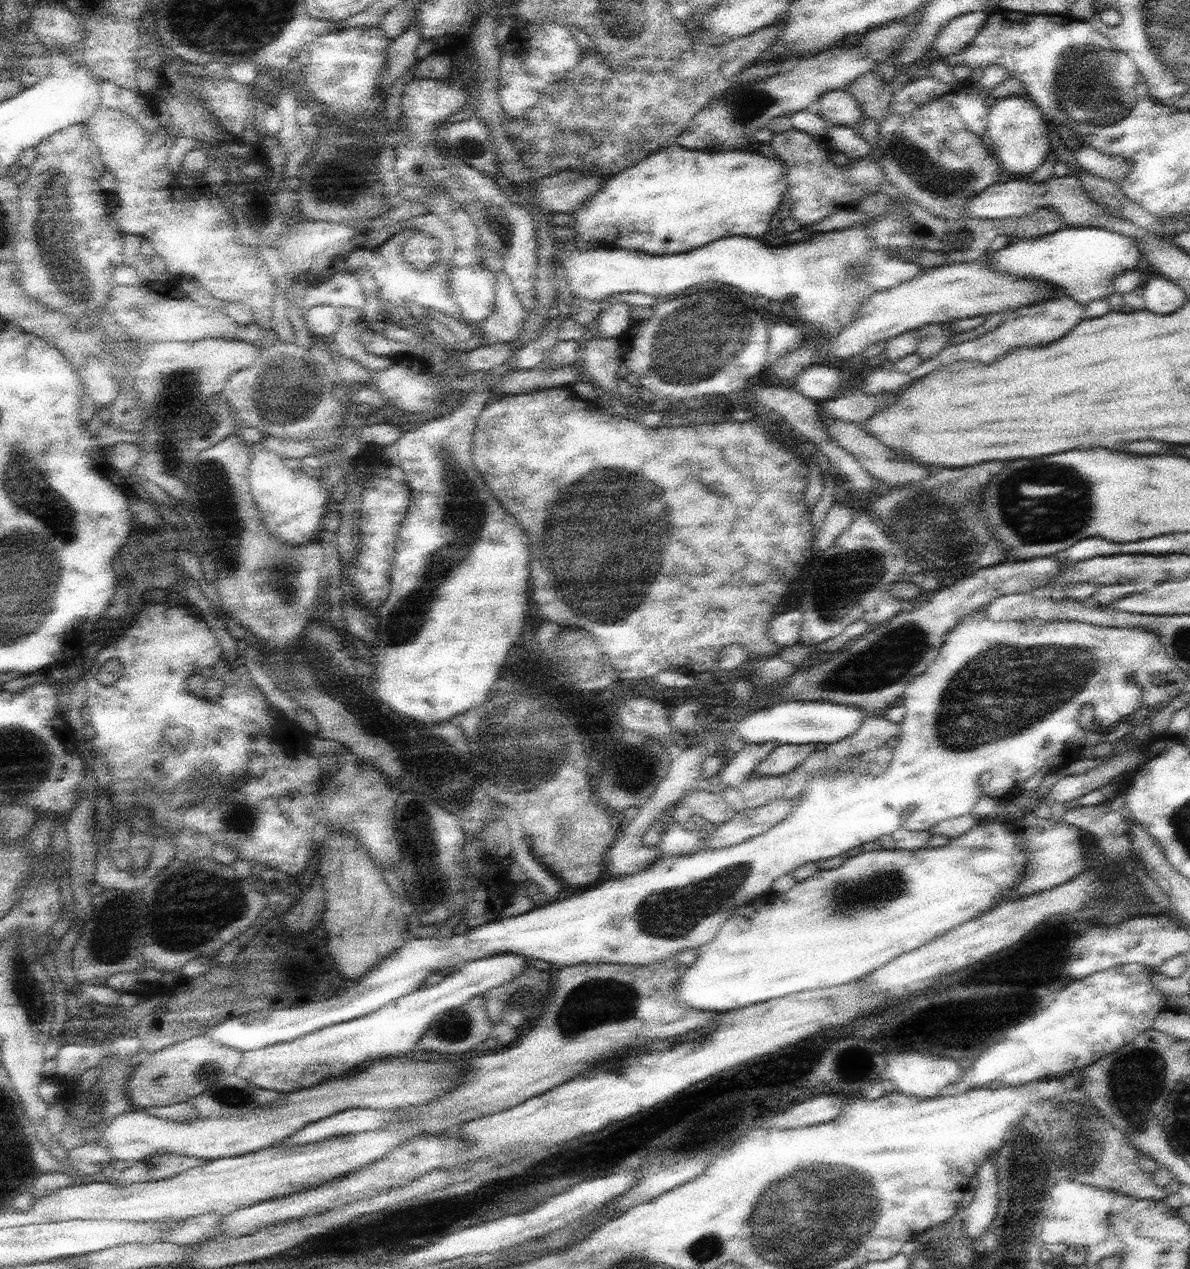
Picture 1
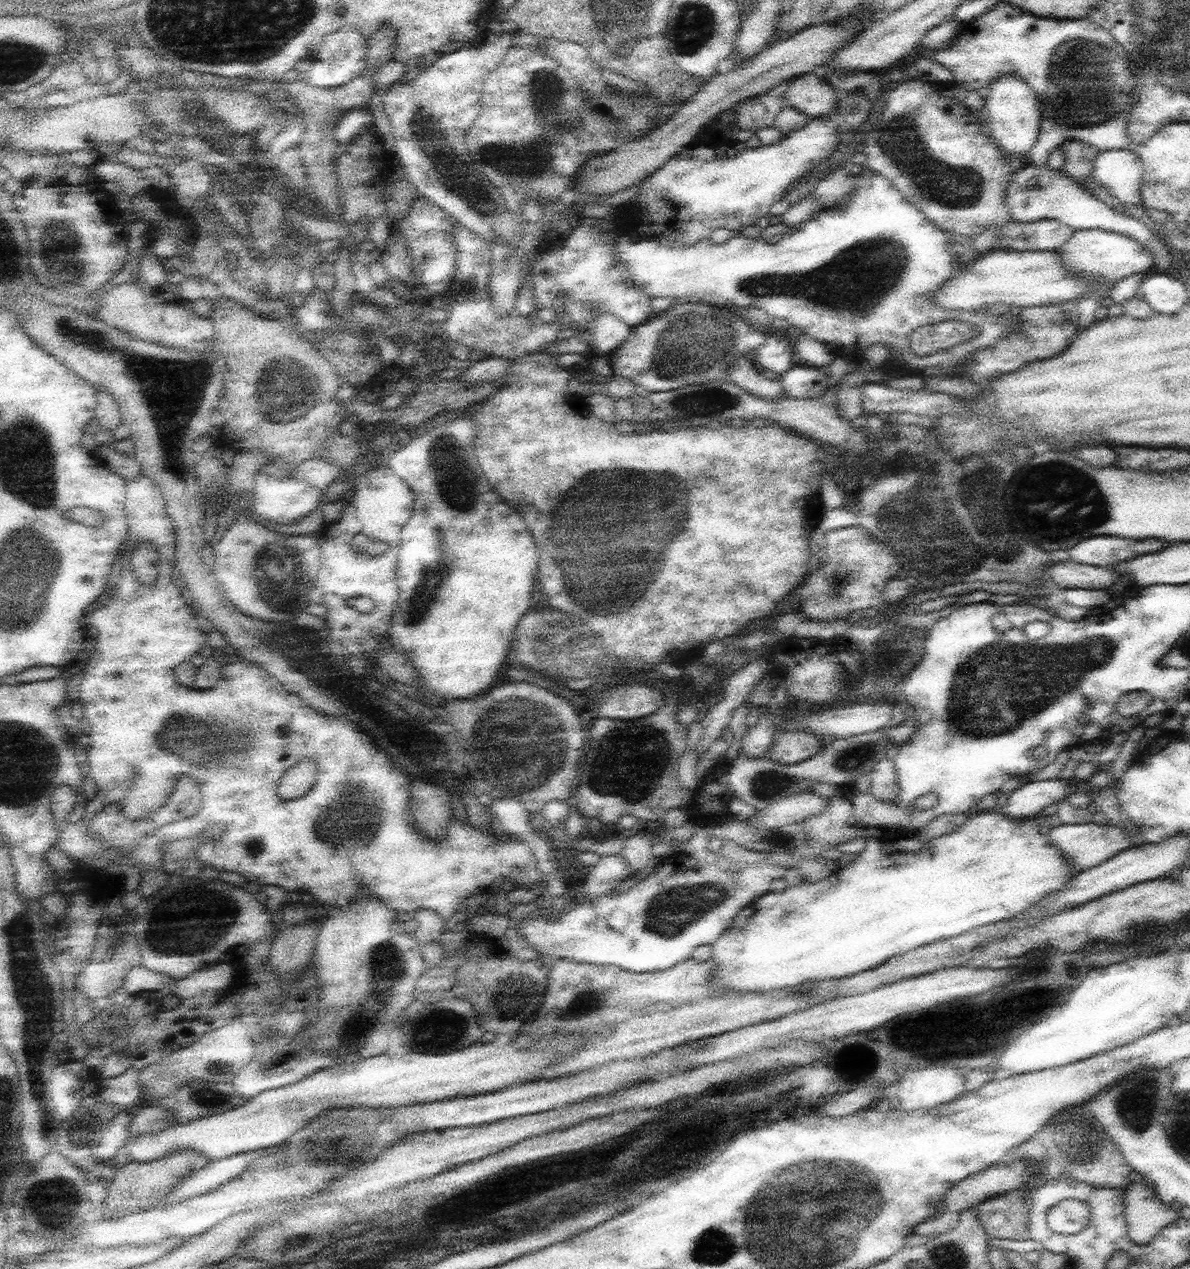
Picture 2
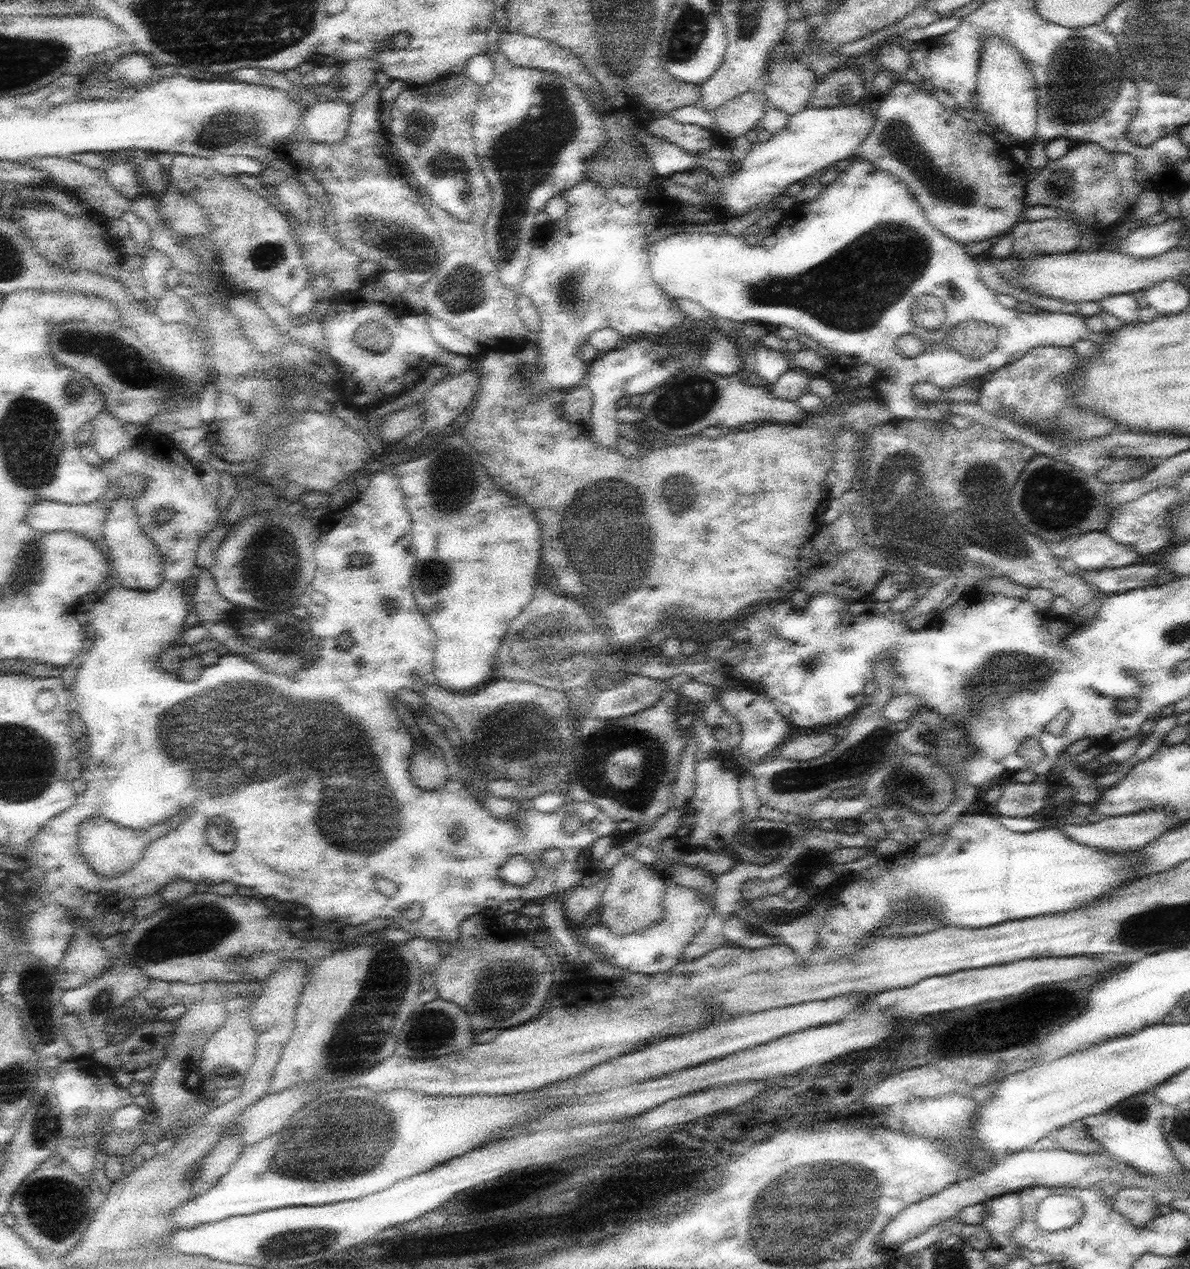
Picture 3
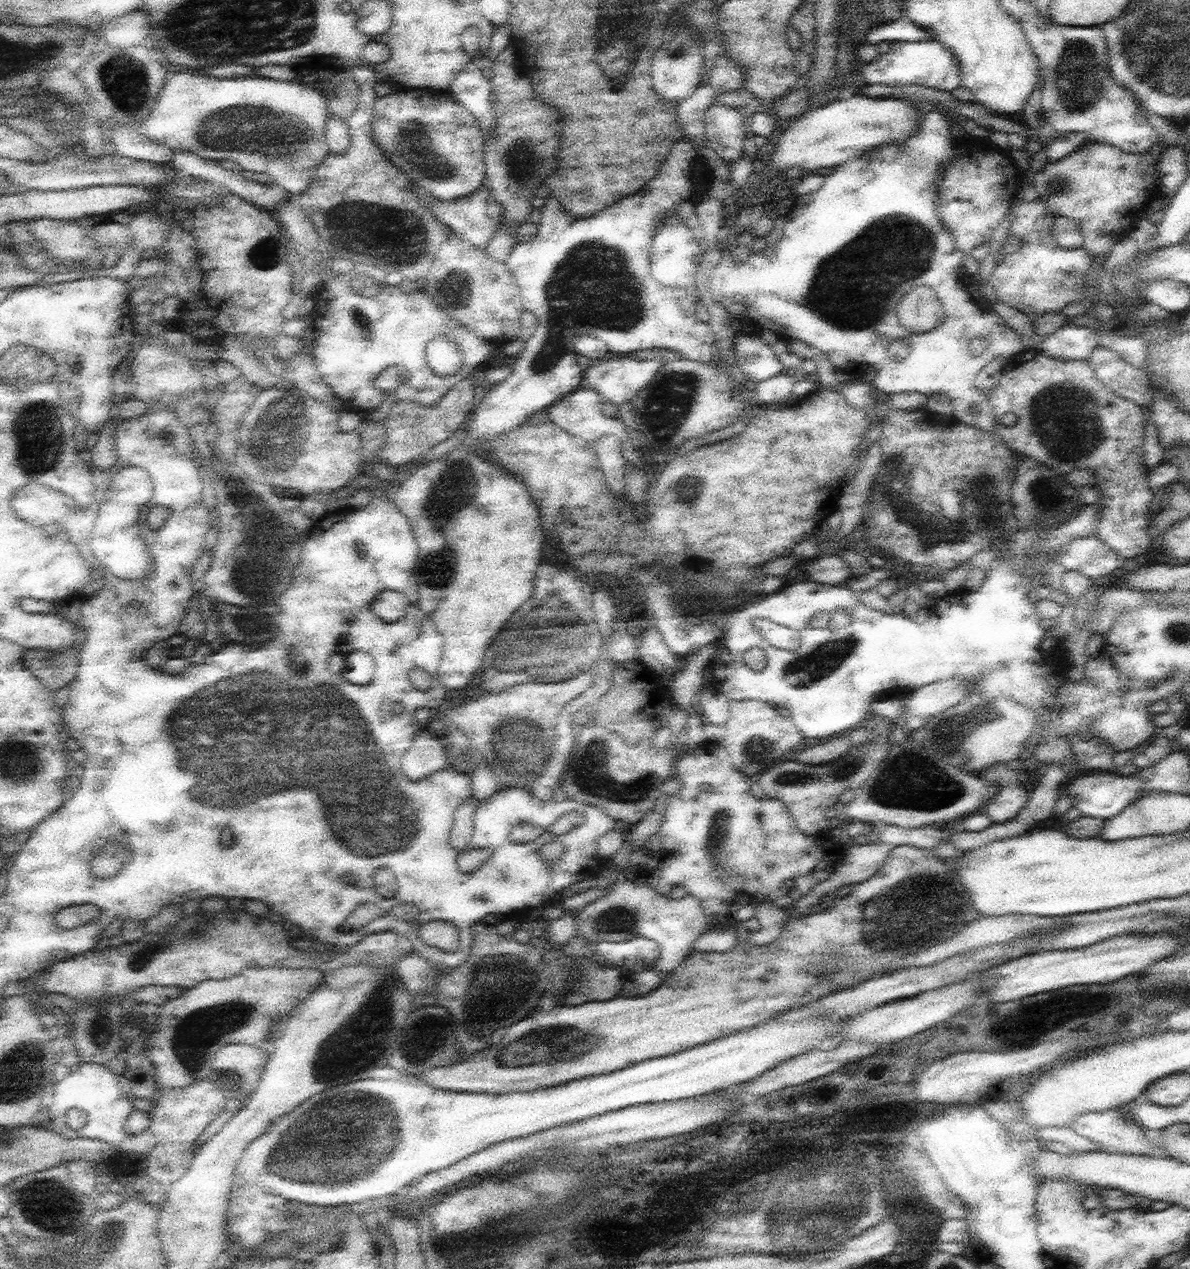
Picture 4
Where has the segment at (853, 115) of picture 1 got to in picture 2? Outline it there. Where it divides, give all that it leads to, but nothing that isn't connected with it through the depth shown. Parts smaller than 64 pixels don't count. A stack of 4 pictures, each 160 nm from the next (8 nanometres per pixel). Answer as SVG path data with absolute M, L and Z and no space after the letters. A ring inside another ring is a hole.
M820 71L793 78L785 86L785 105L804 112L810 119L828 116L836 111L839 99L836 88L827 82Z

